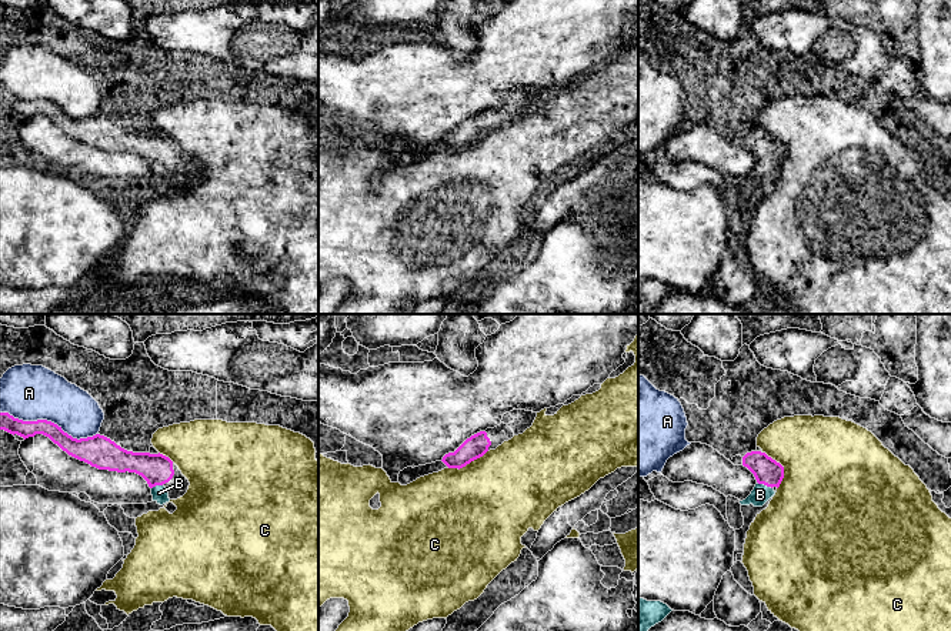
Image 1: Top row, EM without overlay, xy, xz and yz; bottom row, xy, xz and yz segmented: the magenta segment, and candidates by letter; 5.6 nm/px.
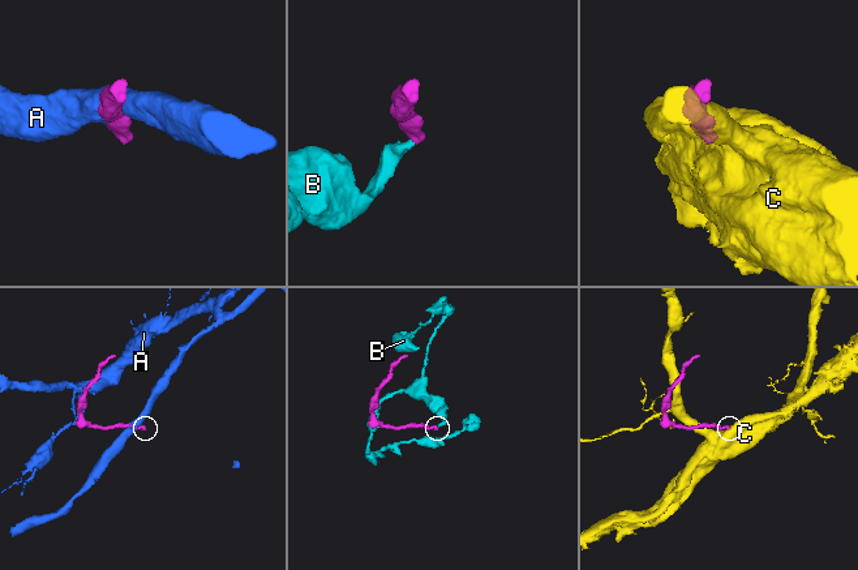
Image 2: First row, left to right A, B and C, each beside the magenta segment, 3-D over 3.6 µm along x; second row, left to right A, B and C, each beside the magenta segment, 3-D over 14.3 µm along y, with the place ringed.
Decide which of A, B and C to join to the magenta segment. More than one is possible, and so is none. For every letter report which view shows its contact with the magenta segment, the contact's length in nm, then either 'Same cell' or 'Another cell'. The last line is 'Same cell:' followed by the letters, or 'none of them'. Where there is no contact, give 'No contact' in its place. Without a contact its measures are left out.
A: Touches magenta in xy. Shared border 550 nm. Another cell
B: Touches magenta in yz. Shared border 100 nm. Same cell
C: Touches magenta in yz. Shared border 240 nm. Another cell
Same cell: B

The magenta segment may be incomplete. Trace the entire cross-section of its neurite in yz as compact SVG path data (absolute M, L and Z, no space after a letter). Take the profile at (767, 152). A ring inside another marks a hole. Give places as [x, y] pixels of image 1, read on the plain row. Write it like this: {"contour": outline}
{"contour": "M761 131L747 133L743 137L743 146L754 154L757 164L751 174L740 181L740 184L763 187L771 177L774 177L774 168L780 167L784 158L784 147Z"}

